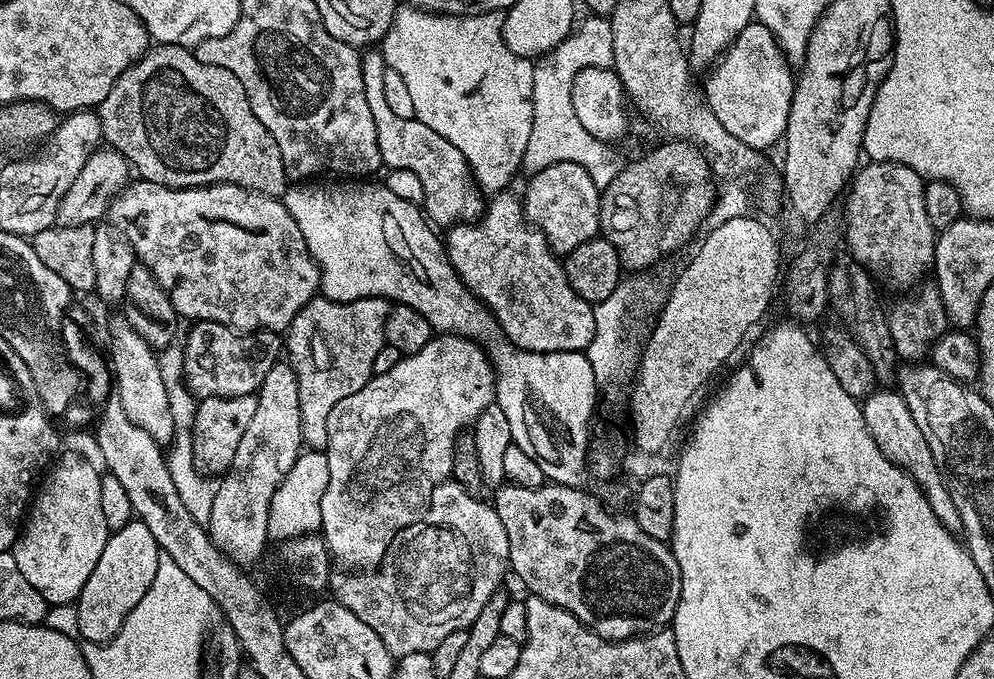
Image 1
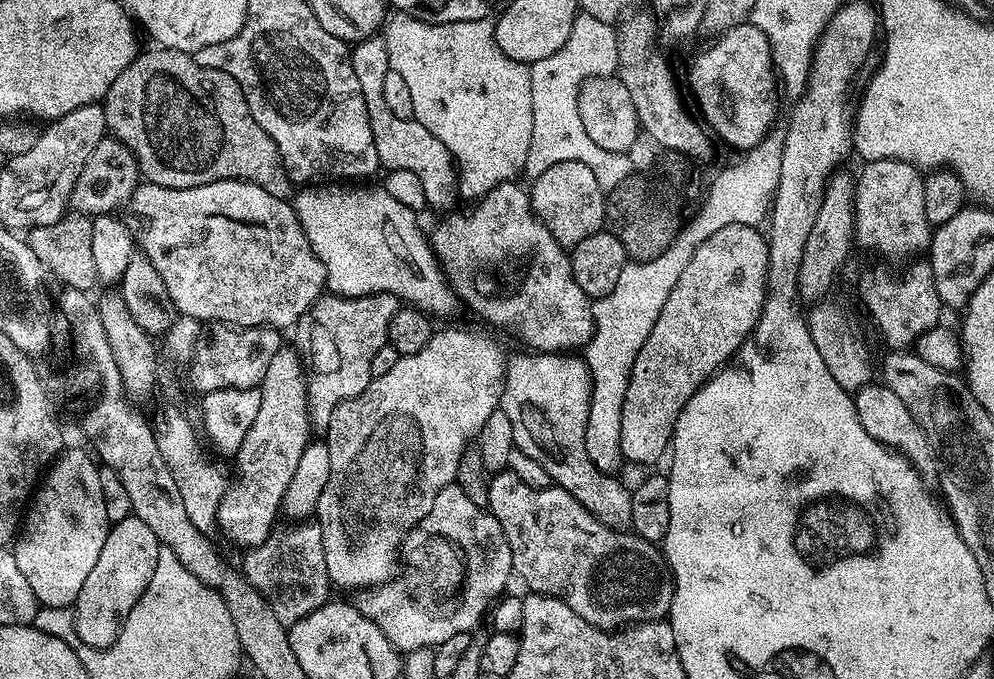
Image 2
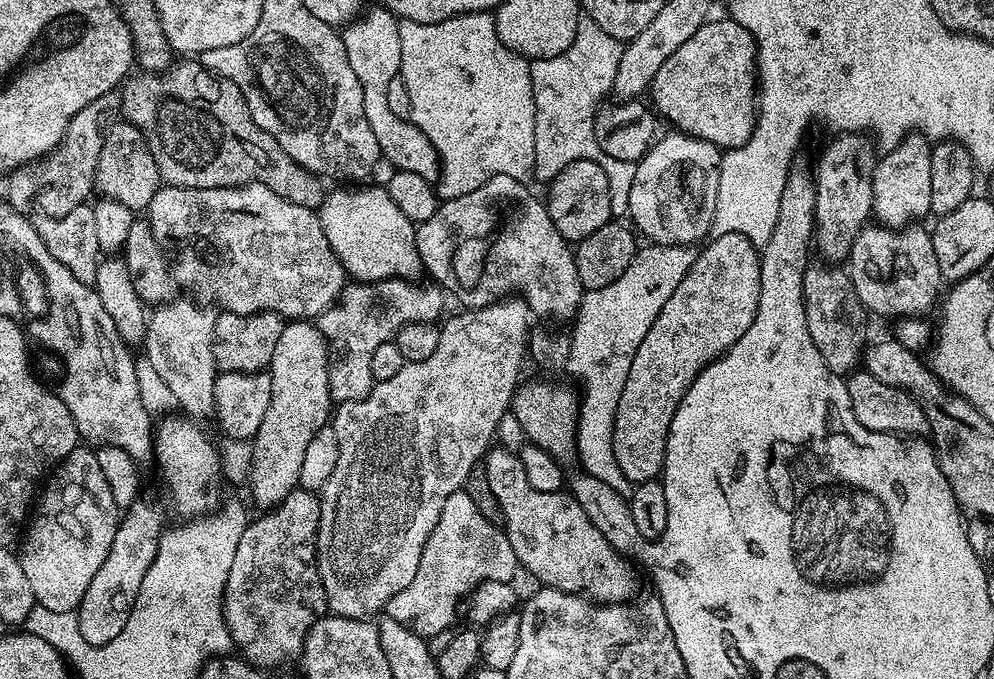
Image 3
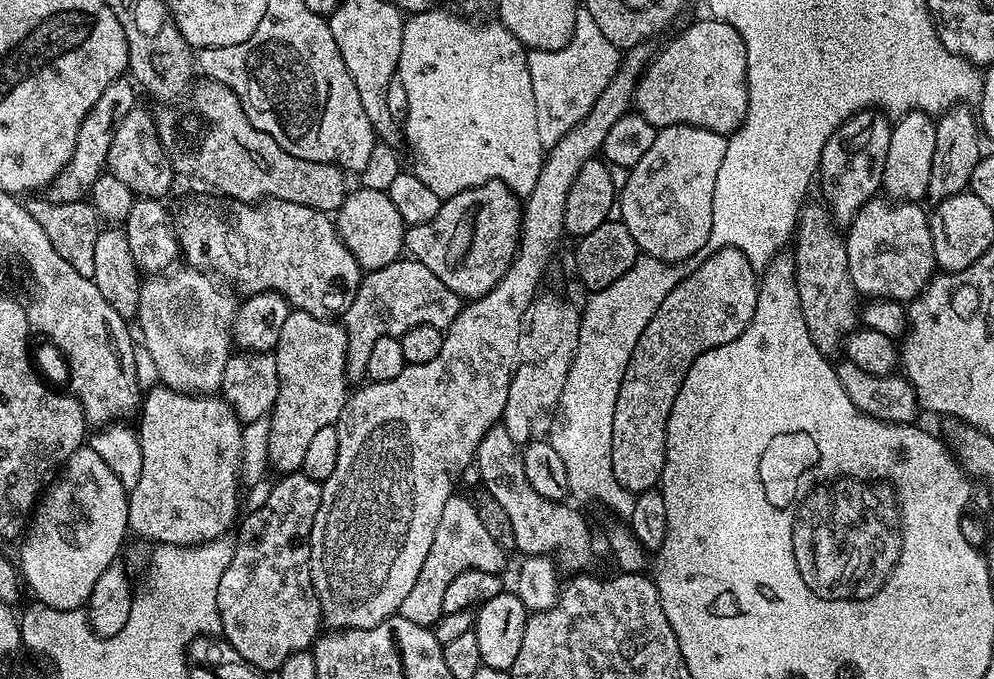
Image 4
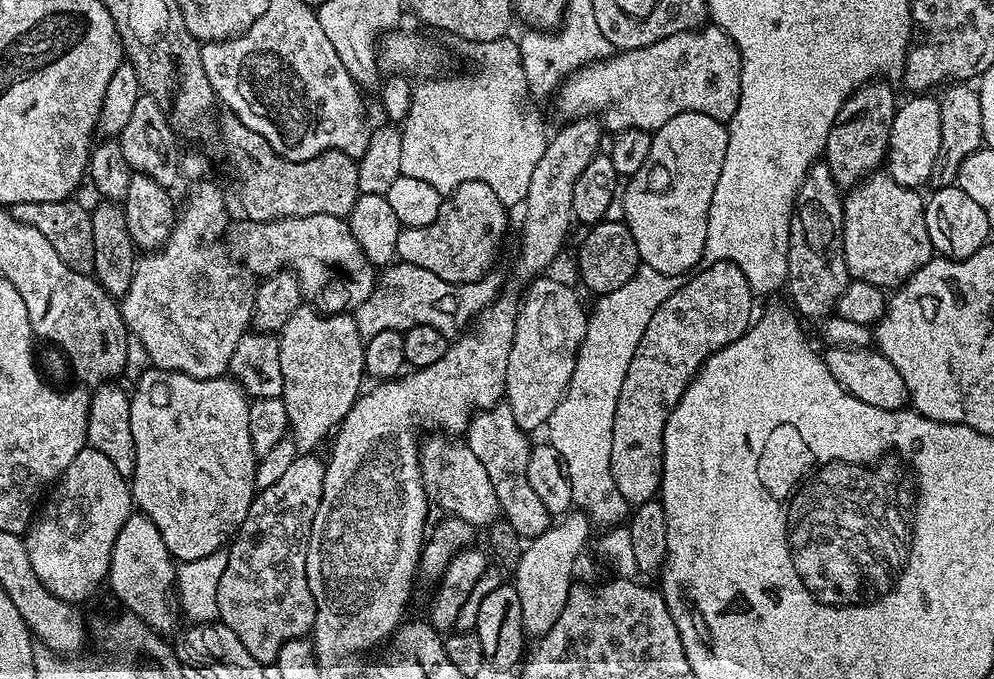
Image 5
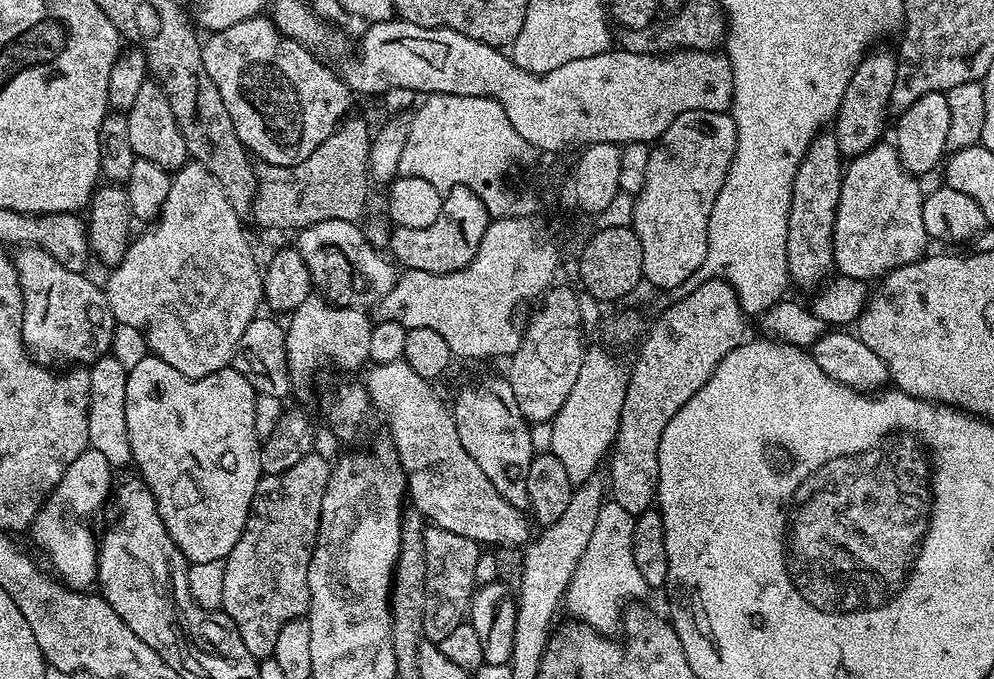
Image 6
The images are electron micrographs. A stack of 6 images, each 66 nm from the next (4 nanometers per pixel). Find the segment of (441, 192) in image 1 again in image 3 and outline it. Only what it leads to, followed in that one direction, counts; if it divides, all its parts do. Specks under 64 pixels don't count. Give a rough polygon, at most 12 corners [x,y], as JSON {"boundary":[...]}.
{"boundary":[[383,6],[342,32],[366,122],[393,169],[435,181],[440,156],[390,114],[400,20]]}

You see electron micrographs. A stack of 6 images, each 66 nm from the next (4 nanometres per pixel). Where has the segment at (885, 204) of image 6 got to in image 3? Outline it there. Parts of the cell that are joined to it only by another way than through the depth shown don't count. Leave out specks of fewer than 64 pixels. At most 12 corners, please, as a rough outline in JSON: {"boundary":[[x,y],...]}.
{"boundary":[[862,229],[846,261],[869,313],[920,318],[942,296],[931,231]]}

